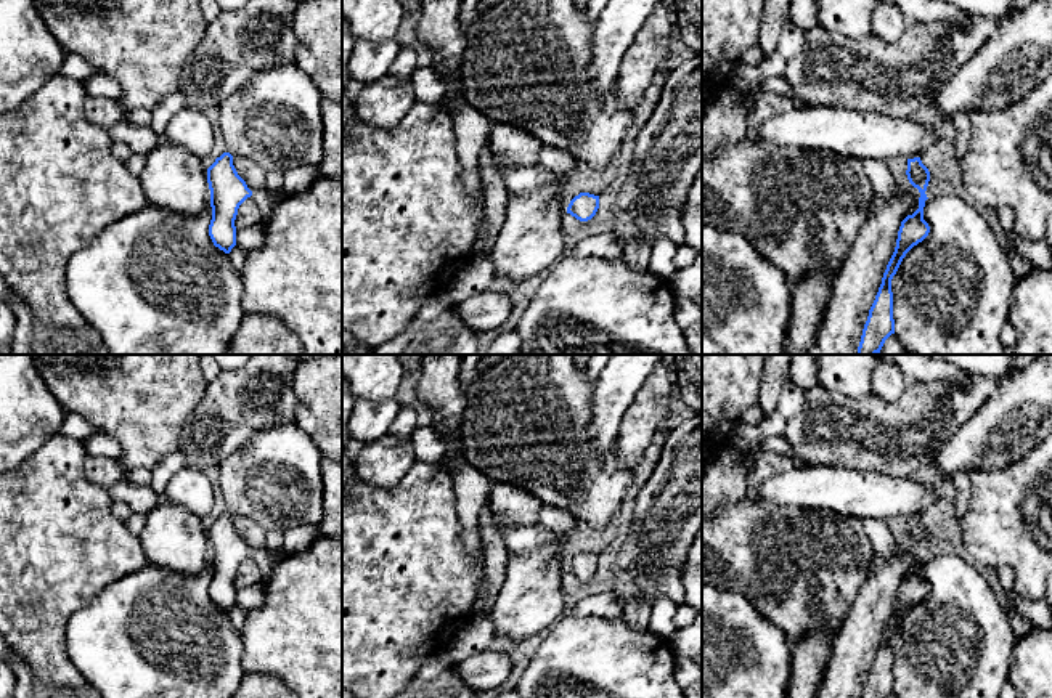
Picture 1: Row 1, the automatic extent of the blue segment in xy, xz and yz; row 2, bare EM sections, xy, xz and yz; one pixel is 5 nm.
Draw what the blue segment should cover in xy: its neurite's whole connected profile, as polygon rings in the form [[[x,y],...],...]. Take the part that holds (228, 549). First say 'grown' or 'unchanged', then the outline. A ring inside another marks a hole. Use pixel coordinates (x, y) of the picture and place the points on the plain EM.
grown; [[[287,422],[257,432],[218,465],[225,512],[207,528],[209,595],[215,607],[230,613],[236,605],[238,568],[252,555],[233,517],[244,515],[265,531],[320,526],[324,517],[321,459],[312,438]]]

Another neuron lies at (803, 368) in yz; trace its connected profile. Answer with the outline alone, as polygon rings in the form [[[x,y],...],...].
[[[792,355],[790,361],[790,379],[803,392],[819,387],[819,366],[816,355]]]

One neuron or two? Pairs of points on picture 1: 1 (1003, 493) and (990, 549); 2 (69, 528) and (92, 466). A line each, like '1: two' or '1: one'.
1: one
2: two

